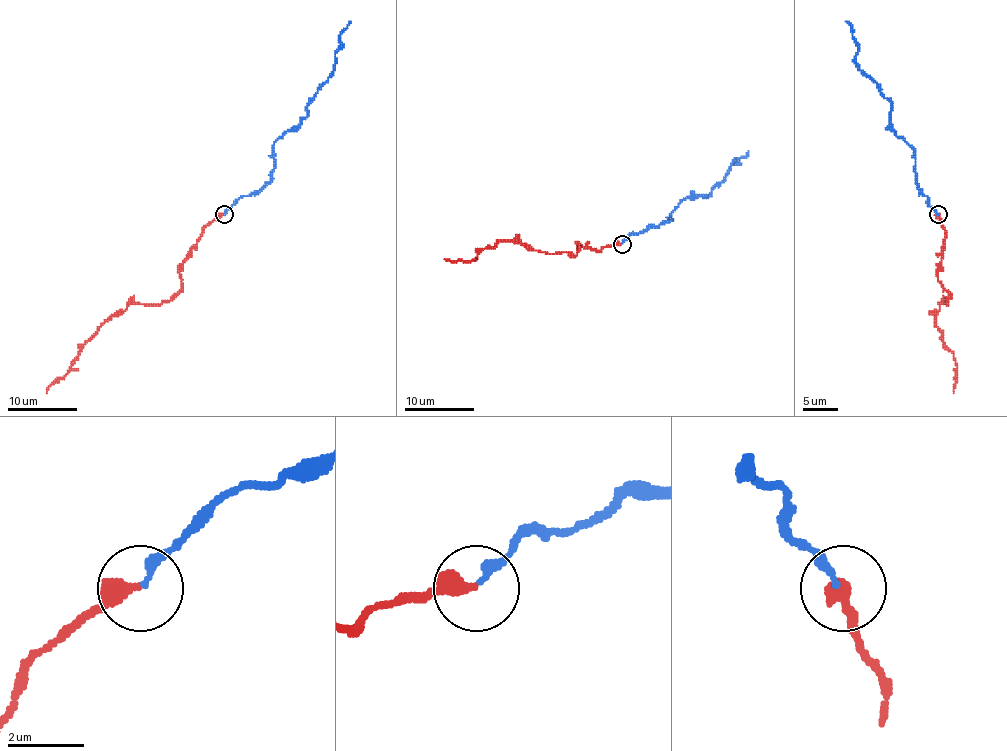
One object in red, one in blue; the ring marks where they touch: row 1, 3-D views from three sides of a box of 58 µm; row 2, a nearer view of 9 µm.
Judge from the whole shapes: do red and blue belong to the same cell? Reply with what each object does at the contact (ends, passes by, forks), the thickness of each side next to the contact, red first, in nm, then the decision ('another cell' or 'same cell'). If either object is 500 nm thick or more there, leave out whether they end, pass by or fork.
red ends | blue ends | 400/200 nm | same cell

